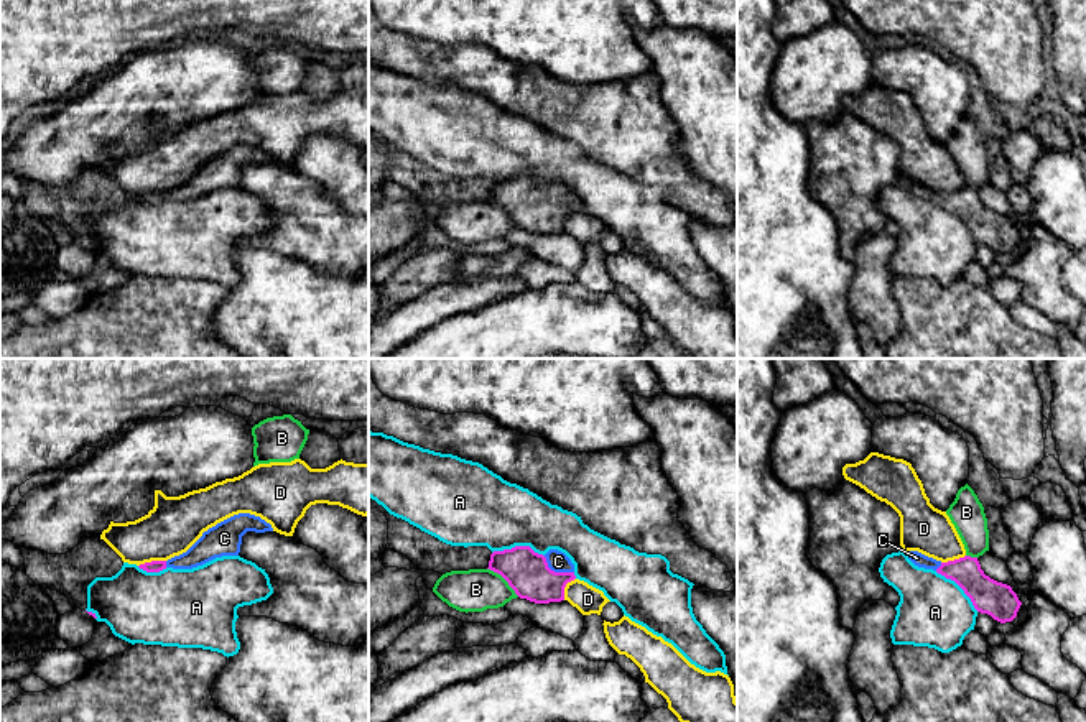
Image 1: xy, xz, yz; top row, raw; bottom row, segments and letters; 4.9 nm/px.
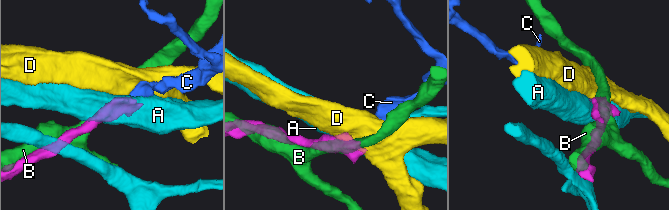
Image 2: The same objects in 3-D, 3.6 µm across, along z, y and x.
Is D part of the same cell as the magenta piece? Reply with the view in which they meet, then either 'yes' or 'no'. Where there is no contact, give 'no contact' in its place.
xy | no

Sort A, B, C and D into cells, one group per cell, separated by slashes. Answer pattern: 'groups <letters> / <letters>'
groups A / B / C / D

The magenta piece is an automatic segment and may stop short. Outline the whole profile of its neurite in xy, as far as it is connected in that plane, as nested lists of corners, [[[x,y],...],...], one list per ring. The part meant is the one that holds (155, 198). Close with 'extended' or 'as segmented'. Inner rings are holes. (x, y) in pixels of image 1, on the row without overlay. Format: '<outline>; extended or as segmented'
[[[250,145],[234,146],[202,164],[202,168],[183,186],[168,192],[151,192],[138,199],[146,204],[160,204],[166,199],[193,201],[216,189],[239,187],[242,168],[247,163],[273,163],[272,156]]]; extended

